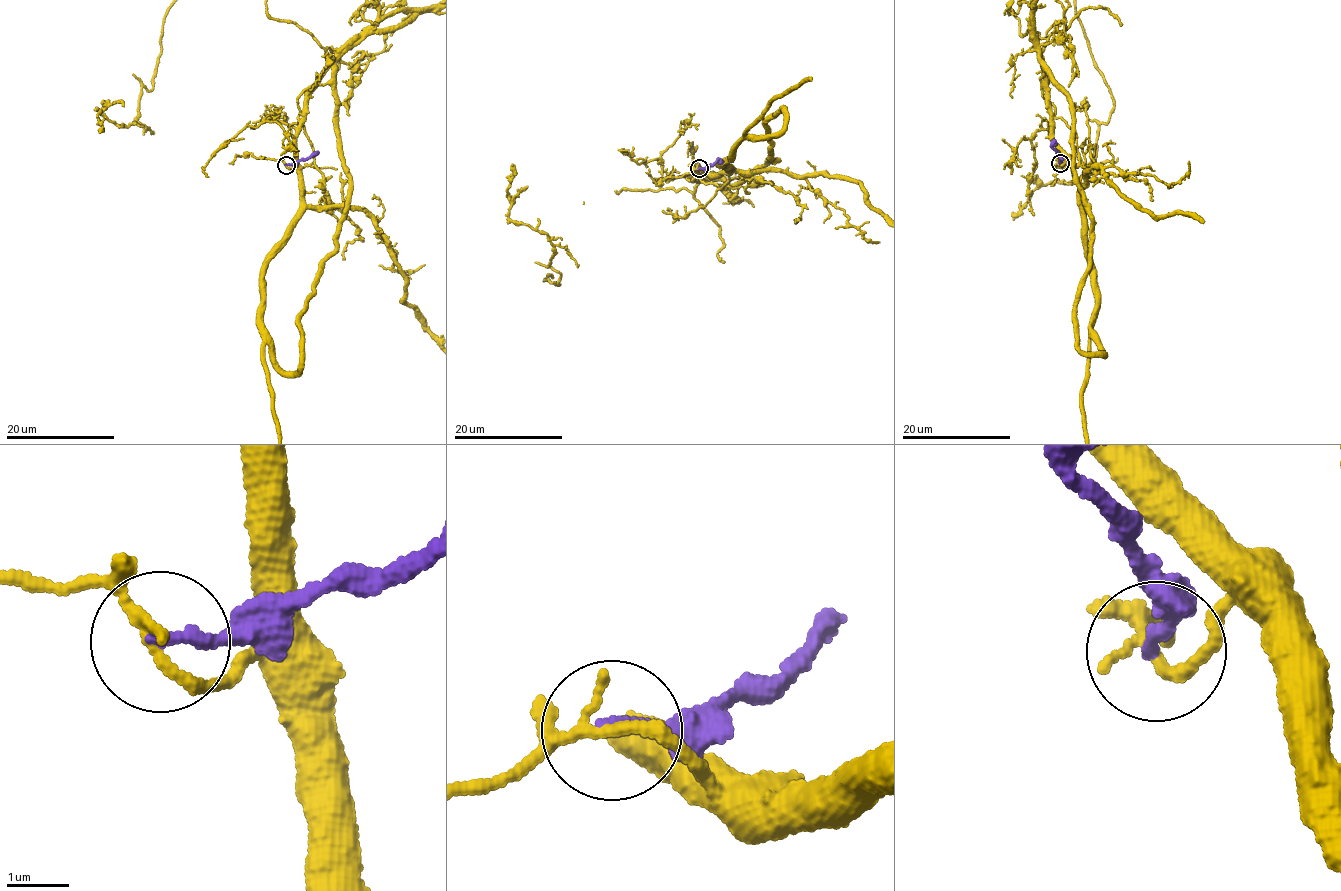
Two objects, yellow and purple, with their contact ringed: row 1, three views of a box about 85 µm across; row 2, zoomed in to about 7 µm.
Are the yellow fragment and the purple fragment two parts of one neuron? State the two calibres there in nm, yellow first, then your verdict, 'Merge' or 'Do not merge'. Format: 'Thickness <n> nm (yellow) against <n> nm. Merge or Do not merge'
Thickness 140 nm (yellow) against 200 nm. Do not merge

